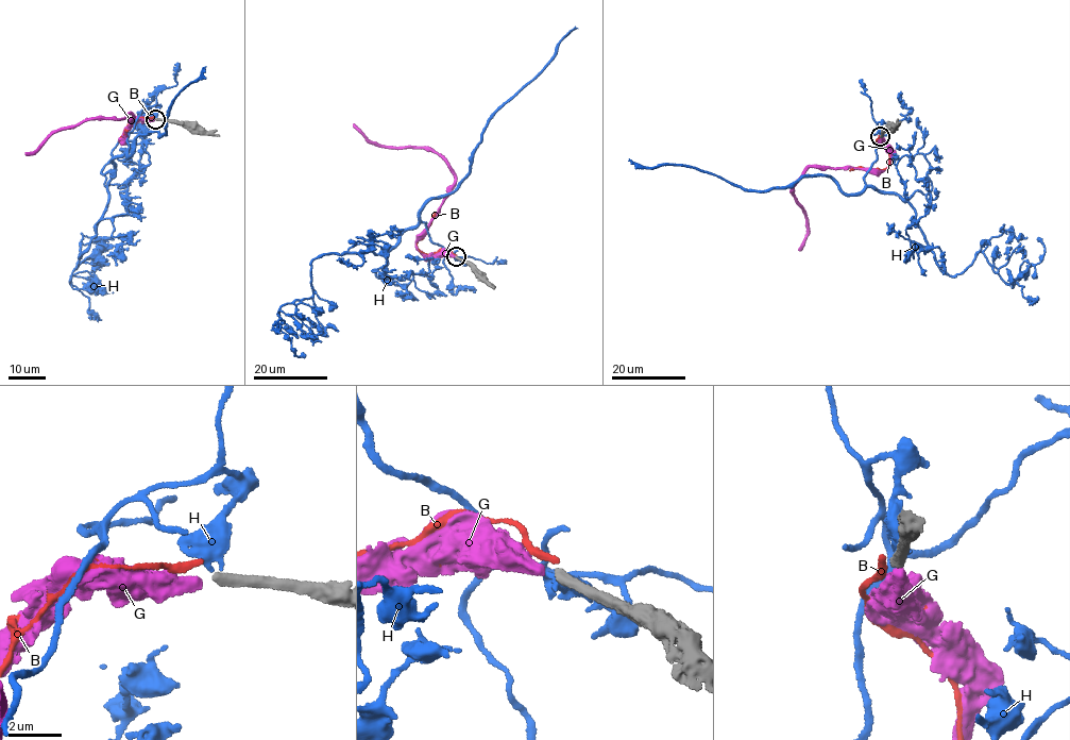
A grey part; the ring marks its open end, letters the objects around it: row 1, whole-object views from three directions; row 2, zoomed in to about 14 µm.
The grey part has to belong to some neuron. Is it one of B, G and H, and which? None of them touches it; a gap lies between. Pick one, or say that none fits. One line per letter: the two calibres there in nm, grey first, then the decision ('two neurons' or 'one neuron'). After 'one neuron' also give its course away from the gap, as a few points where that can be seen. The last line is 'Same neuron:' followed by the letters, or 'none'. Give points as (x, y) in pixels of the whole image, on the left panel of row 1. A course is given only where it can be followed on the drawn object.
B: 360 nm thick on the grey side, 260 nm on the other; two neurons
G: 360 nm thick on the grey side, 440 nm on the other; one neuron; it runs (153, 119), (134, 121), (119, 139), (131, 121), (130, 113), (90, 119), (56, 130), (24, 153)
H: 360 nm thick on the grey side, 550 nm on the other; two neurons
Same neuron: G

